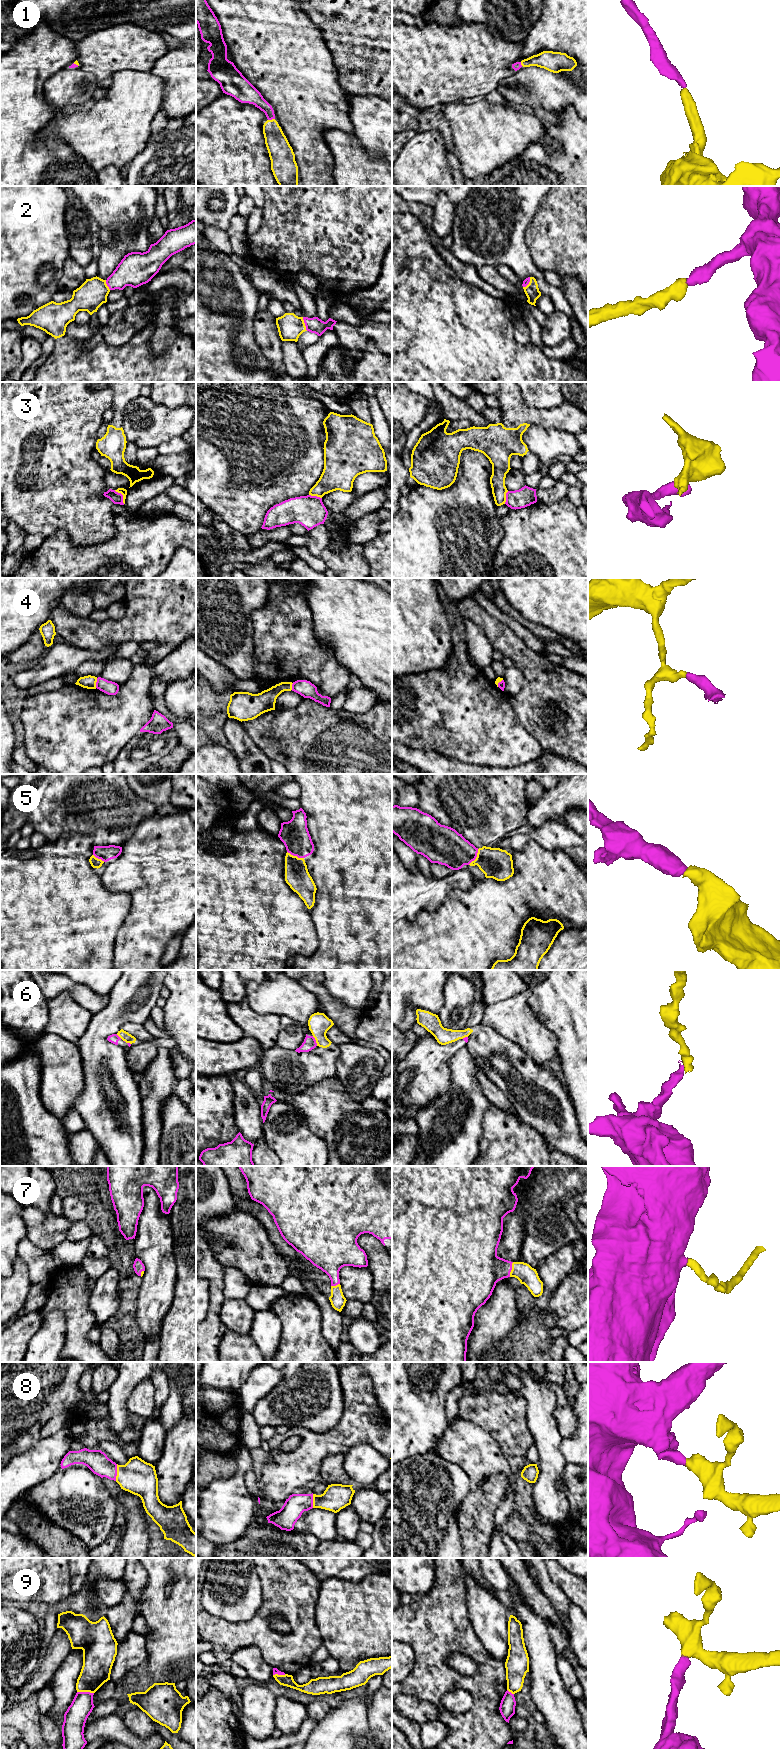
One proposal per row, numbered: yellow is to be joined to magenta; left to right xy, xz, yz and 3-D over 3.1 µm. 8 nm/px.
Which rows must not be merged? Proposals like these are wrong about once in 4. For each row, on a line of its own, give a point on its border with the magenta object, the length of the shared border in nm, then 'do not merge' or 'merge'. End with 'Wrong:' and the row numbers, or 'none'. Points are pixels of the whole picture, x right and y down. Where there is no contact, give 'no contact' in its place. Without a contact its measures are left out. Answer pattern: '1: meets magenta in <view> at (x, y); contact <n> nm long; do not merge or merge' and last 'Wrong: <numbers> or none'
1: meets magenta in xz at (271, 119); contact 60 nm long; merge
2: meets magenta in xz at (305, 324); contact 120 nm long; merge
3: meets magenta in xy at (122, 495); contact 140 nm long; do not merge
4: meets magenta in xy at (96, 683); contact 80 nm long; do not merge
5: meets magenta in xz at (295, 855); contact 150 nm long; merge
6: meets magenta in xz at (315, 1041); contact 90 nm long; do not merge
7: meets magenta in yz at (511, 1269); contact 120 nm long; merge
8: meets magenta in xy at (116, 1472); contact 140 nm long; merge
9: meets magenta in xy at (85, 1692); contact 140 nm long; do not merge
Wrong: 3, 4, 6, 9

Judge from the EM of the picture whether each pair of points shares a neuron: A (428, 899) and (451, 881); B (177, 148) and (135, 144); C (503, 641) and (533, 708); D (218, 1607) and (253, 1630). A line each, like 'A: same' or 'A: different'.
A: same
B: different
C: same
D: different

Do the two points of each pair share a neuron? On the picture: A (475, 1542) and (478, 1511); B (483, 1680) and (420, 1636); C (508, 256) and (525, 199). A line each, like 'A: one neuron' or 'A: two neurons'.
A: one neuron
B: one neuron
C: one neuron

